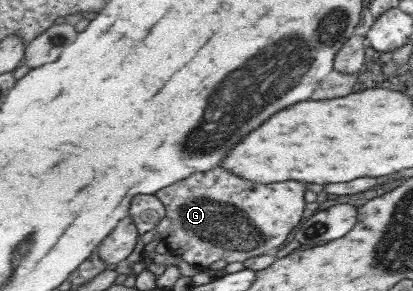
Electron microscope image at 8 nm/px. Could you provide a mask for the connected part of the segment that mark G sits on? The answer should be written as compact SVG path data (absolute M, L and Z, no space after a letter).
M221 166L193 174L153 195L167 211L154 232L170 252L200 267L217 260L243 262L252 256L274 253L308 216L301 182L253 184Z

